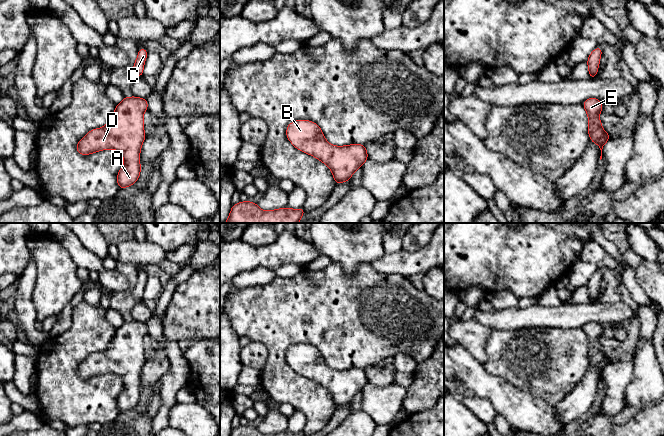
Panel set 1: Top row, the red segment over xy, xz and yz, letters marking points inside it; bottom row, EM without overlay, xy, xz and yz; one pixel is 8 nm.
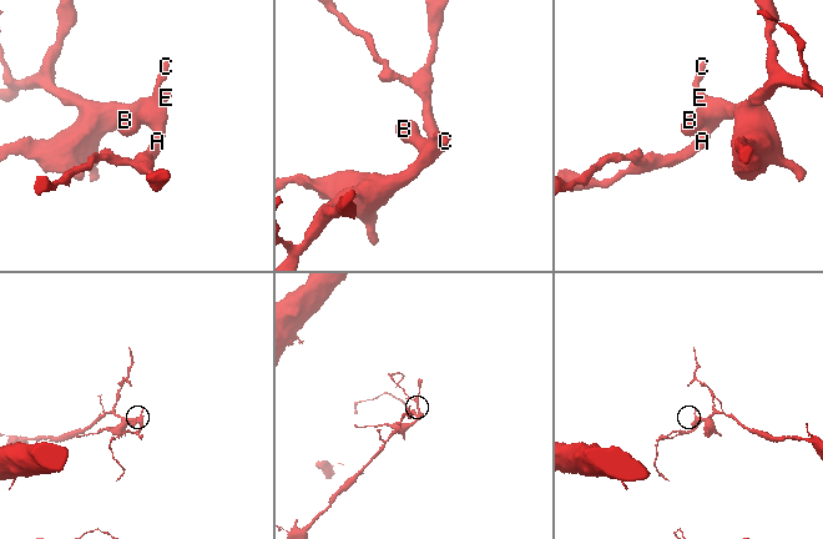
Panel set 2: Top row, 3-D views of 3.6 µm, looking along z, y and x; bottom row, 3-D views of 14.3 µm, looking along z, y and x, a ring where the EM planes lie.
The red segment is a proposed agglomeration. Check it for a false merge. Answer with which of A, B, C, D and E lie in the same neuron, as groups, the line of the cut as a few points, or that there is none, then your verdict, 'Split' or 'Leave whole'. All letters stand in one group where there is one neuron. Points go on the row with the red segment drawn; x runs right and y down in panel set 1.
Groups: A B C D E. No split. Leave whole

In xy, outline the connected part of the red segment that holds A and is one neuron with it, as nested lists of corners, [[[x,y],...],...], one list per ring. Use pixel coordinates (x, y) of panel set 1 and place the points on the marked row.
[[[124,97],[107,124],[89,131],[75,147],[82,156],[106,149],[120,151],[124,165],[117,175],[119,189],[132,186],[139,179],[140,149],[146,137],[143,114],[147,110],[146,98]]]

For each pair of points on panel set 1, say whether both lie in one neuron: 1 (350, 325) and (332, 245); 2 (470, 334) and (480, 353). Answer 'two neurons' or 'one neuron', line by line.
1: two neurons
2: one neuron

